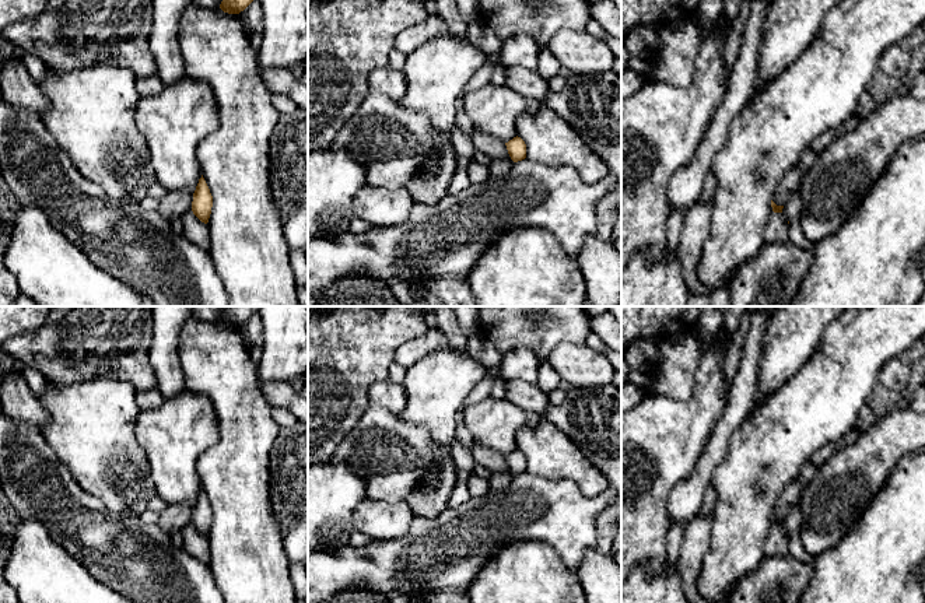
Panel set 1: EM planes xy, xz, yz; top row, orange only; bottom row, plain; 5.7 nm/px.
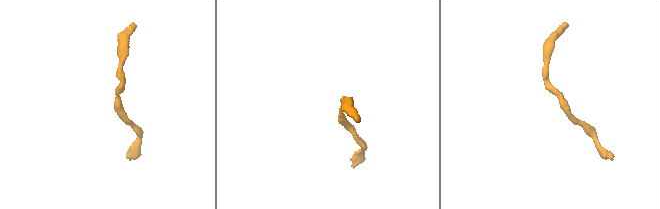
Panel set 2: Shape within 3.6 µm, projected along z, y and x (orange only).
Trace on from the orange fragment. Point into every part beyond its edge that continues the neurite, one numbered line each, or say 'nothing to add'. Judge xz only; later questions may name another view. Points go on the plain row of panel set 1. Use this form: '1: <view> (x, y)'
nothing to add

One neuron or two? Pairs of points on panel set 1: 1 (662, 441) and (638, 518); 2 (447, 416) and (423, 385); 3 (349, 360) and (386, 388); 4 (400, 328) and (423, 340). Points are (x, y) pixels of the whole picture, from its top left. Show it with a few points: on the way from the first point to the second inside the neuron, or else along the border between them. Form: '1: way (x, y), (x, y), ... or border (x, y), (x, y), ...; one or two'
1: way (662, 460), (662, 477), (655, 484), (651, 498); one
2: way (440, 409), (430, 392); one
3: border (388, 377), (375, 381), (370, 386), (368, 402); two
4: border (430, 329), (406, 340), (396, 350), (393, 360); two

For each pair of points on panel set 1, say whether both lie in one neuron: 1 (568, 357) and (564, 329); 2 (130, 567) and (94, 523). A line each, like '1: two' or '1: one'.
1: two
2: one

